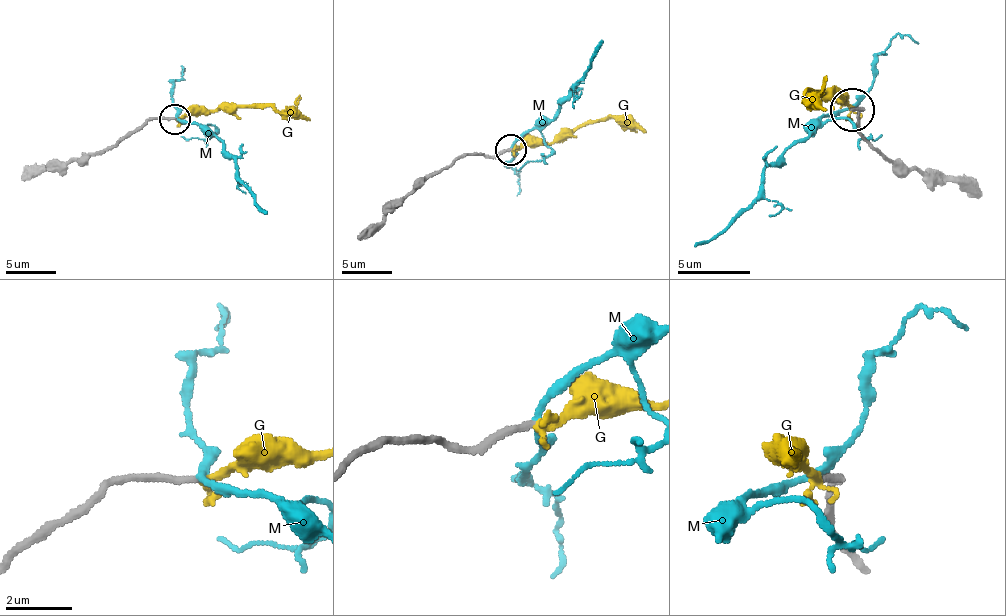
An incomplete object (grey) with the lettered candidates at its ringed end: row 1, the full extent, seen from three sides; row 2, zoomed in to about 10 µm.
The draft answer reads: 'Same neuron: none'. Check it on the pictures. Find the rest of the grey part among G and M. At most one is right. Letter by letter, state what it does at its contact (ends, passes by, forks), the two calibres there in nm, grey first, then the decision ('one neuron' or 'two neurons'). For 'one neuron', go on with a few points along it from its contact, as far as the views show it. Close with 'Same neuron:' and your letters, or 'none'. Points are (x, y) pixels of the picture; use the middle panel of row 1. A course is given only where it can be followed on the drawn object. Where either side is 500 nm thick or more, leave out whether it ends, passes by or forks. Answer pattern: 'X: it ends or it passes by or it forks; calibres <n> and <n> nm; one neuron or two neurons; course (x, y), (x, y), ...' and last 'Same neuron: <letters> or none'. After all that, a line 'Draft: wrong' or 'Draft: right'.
G: it ends; calibres 200 and 300 nm; one neuron; course (510, 149), (565, 139), (586, 124), (608, 119), (636, 121), (646, 131)
M: it passes by; calibres 190 and 240 nm; two neurons
Same neuron: G
Draft: wrong

